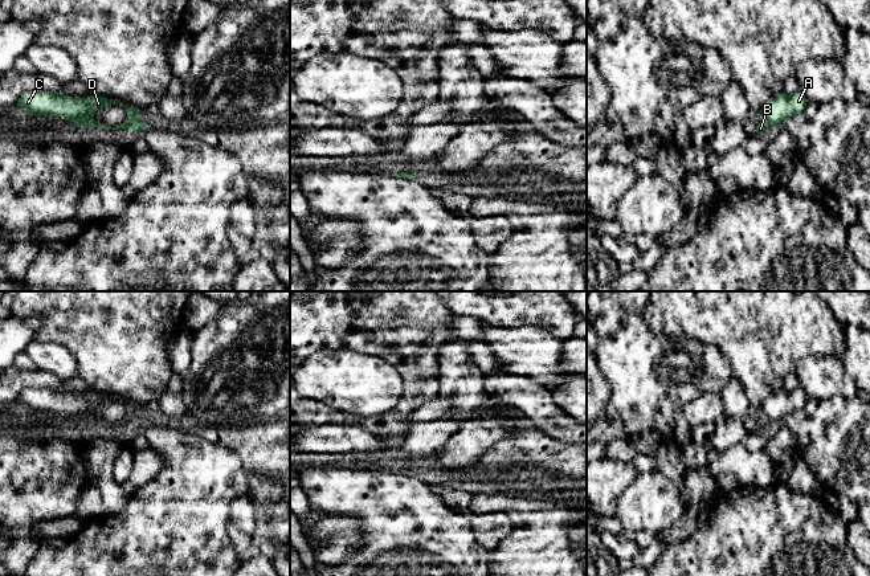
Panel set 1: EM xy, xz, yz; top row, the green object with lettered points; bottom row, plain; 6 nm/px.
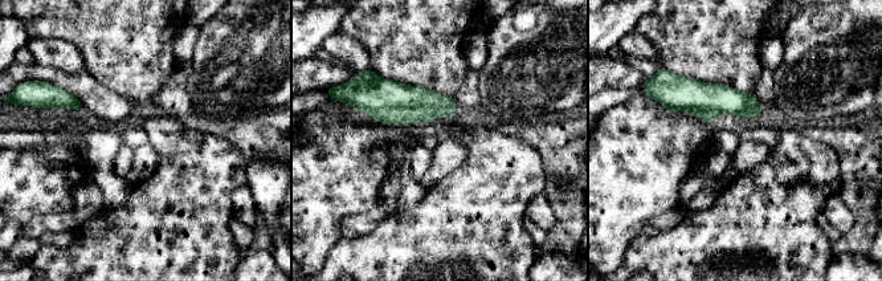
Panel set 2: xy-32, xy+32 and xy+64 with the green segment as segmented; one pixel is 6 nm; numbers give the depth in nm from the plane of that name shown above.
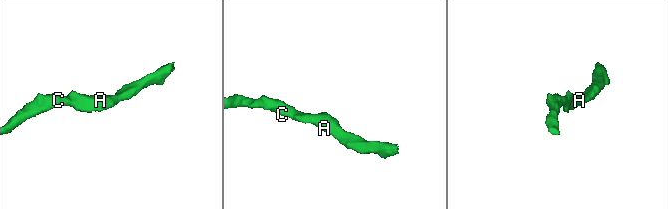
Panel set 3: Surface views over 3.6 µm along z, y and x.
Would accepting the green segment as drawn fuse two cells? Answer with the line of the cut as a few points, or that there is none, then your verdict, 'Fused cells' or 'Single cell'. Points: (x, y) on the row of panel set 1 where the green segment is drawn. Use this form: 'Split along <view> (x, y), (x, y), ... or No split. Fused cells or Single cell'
No split. Single cell

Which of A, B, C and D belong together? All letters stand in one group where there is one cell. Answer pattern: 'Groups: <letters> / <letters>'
Groups: A B C D

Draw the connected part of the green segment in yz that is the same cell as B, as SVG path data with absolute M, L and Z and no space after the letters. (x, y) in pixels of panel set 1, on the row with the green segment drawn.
M800 90L793 94L785 94L783 91L763 105L760 110L763 122L755 128L760 134L764 134L768 123L783 126L791 115L802 111L808 103L805 95Z

